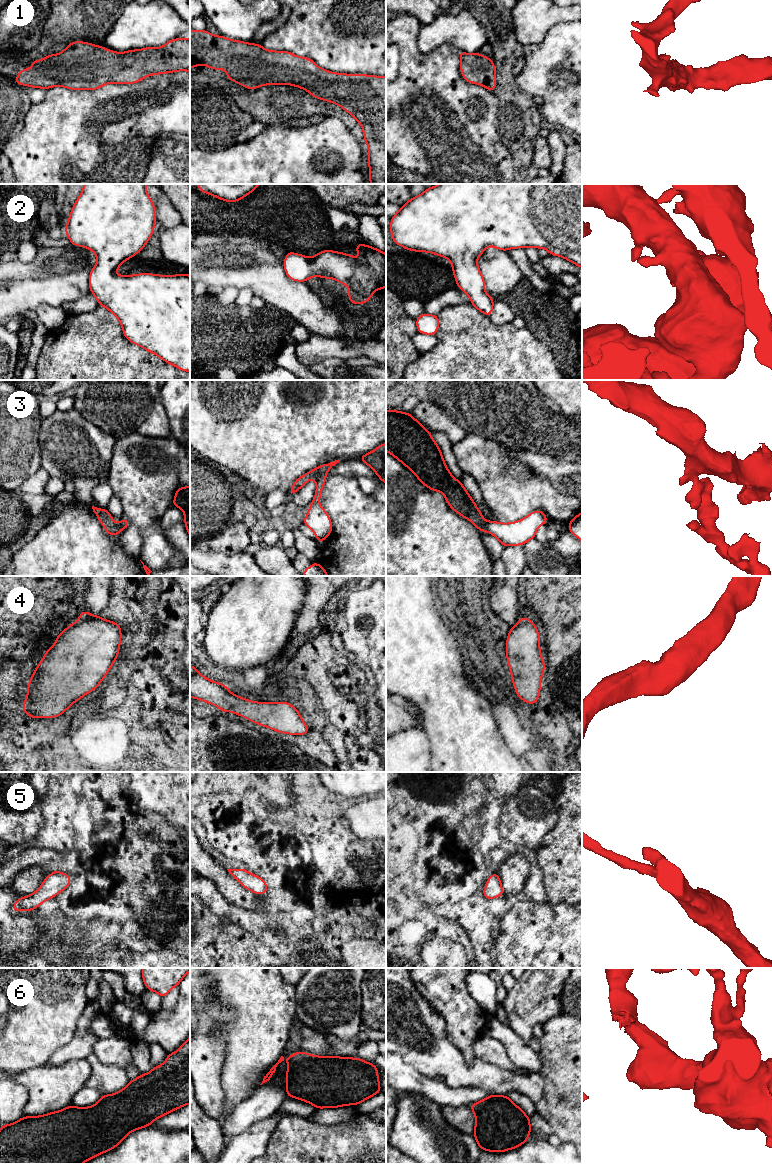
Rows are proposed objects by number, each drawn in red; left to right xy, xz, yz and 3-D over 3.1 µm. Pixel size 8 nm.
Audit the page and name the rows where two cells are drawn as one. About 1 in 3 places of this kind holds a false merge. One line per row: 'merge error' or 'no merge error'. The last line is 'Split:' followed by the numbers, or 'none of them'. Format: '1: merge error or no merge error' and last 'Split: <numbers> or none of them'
1: no merge error
2: no merge error
3: merge error
4: no merge error
5: no merge error
6: no merge error
Split: 3

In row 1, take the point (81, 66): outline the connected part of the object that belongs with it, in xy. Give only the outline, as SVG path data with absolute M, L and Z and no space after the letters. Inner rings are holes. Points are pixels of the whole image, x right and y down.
M176 38L159 48L148 47L122 53L91 43L74 41L59 54L46 55L44 60L32 60L32 68L21 69L14 81L21 86L28 85L32 88L49 89L61 86L72 90L96 90L108 83L134 84L146 76L183 70L187 70L190 73L190 38Z

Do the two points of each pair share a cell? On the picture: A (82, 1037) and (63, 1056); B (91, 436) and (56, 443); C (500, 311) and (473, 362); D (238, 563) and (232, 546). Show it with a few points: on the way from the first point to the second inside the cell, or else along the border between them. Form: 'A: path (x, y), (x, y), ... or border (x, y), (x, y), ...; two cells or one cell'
A: path (77, 1042), (68, 1051); one cell
B: path (82, 443), (65, 443); one cell
C: border (489, 316), (497, 325), (511, 324); two cells
D: border (212, 550), (226, 554), (236, 554), (243, 551); two cells

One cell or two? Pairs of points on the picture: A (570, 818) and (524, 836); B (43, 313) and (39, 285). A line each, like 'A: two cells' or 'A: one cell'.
A: two cells
B: two cells

